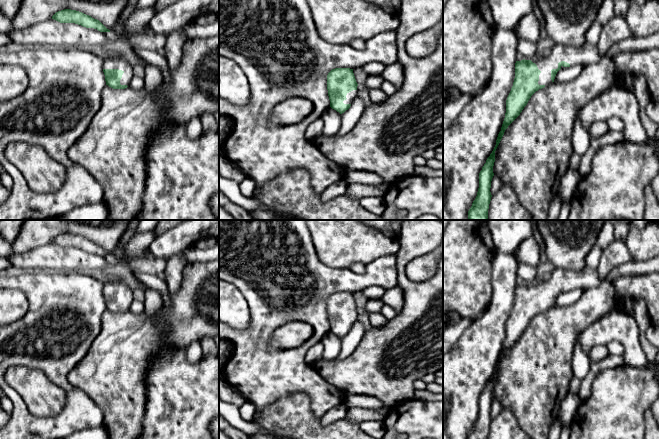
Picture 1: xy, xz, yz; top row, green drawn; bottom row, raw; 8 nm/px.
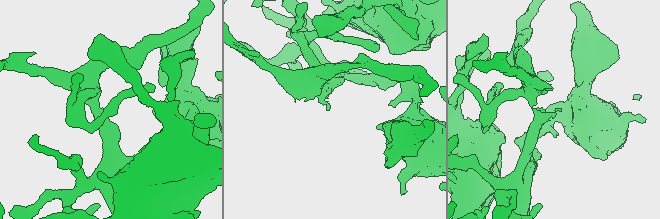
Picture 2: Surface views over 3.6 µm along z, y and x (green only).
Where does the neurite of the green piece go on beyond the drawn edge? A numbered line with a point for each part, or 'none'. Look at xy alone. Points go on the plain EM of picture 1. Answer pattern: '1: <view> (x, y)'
1: xy (125, 288)

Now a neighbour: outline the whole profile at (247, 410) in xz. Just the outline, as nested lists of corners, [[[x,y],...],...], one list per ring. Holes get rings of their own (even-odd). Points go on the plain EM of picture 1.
[[[245,401],[240,407],[239,407],[240,415],[243,420],[252,422],[255,414],[256,414],[256,407],[254,404]]]

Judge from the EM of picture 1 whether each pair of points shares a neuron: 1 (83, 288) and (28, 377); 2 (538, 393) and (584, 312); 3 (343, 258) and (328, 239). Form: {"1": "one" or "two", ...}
{"1": "two", "2": "one", "3": "one"}

